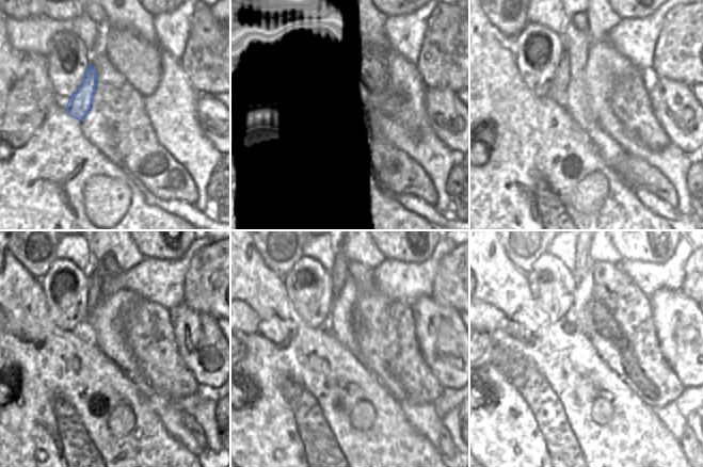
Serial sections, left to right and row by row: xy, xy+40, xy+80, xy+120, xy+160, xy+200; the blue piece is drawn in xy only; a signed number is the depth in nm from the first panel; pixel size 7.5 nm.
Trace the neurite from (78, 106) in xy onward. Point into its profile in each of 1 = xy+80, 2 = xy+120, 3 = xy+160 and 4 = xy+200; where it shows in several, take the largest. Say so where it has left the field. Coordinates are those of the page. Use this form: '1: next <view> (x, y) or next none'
1: next xy+80 (558, 90)
2: next xy+120 (95, 278)
3: next xy+160 (340, 271)
4: next xy+200 (584, 262)

